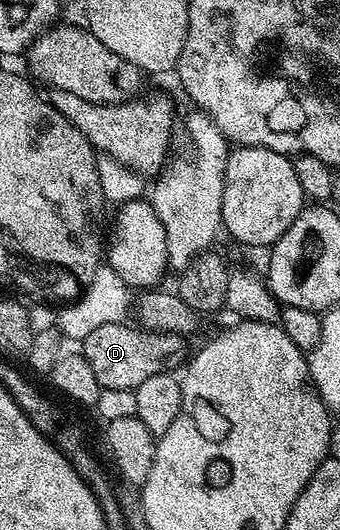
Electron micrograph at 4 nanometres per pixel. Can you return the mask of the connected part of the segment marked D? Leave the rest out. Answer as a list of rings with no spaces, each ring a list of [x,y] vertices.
[[[124,321],[103,324],[81,340],[81,352],[92,365],[93,374],[102,390],[105,388],[134,390],[144,380],[149,380],[149,376],[178,371],[188,357],[187,346],[183,343],[186,342],[184,335],[160,334],[128,324]]]

